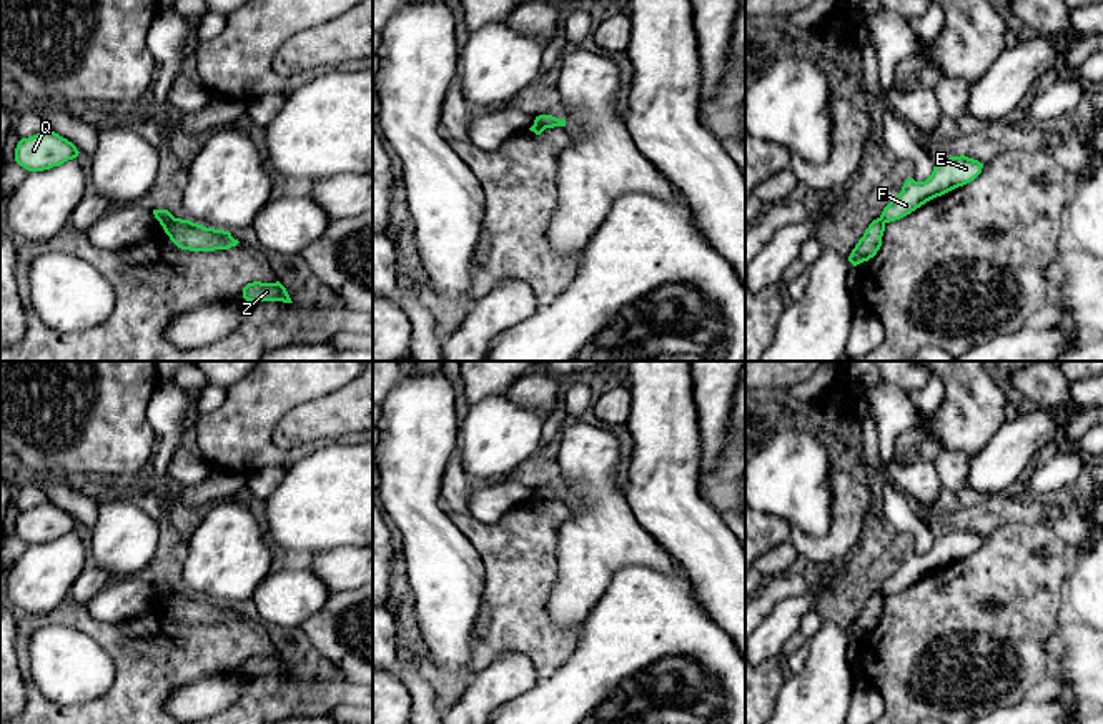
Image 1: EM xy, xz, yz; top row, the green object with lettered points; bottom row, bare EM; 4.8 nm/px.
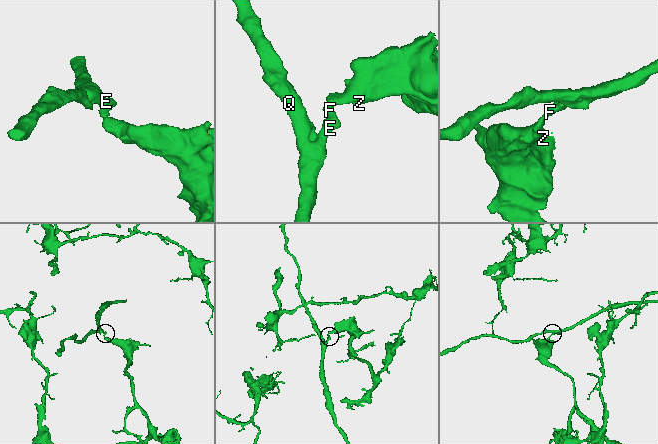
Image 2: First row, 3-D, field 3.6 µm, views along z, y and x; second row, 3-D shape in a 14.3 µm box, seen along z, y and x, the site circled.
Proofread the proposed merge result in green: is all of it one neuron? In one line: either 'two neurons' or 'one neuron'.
two neurons

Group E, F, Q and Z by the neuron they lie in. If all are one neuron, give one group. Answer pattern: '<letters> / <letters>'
E F Q / Z

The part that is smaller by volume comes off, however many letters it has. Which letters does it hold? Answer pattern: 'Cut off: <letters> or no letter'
Cut off: E, F, Q

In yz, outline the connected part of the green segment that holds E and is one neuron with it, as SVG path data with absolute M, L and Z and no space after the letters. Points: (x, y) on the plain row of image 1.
M960 528L935 538L925 554L907 551L902 564L883 581L880 593L890 596L910 588L927 574L973 554L982 541L983 536L978 533Z

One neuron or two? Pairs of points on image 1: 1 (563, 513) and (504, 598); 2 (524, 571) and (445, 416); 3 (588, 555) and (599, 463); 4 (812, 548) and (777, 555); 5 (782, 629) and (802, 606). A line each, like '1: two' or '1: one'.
1: one
2: two
3: one
4: two
5: one

